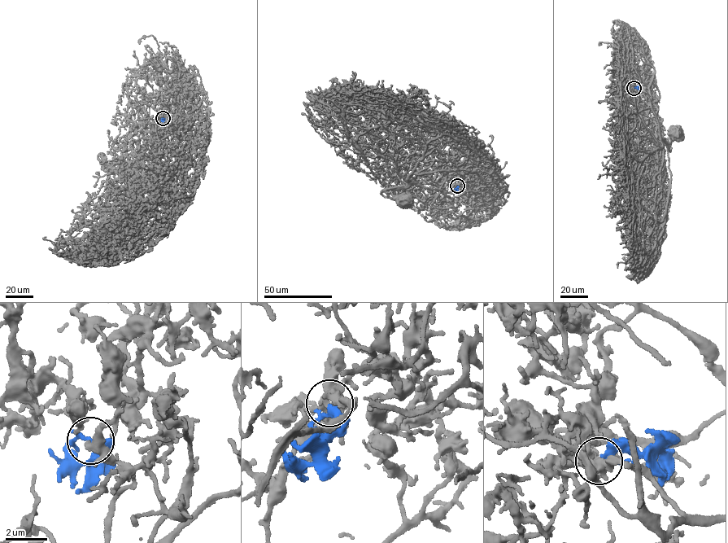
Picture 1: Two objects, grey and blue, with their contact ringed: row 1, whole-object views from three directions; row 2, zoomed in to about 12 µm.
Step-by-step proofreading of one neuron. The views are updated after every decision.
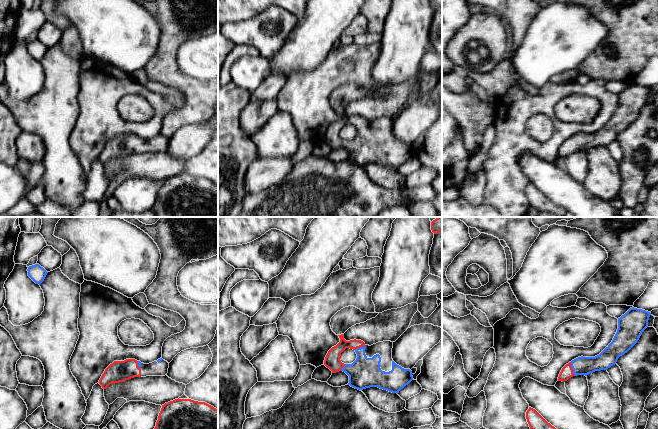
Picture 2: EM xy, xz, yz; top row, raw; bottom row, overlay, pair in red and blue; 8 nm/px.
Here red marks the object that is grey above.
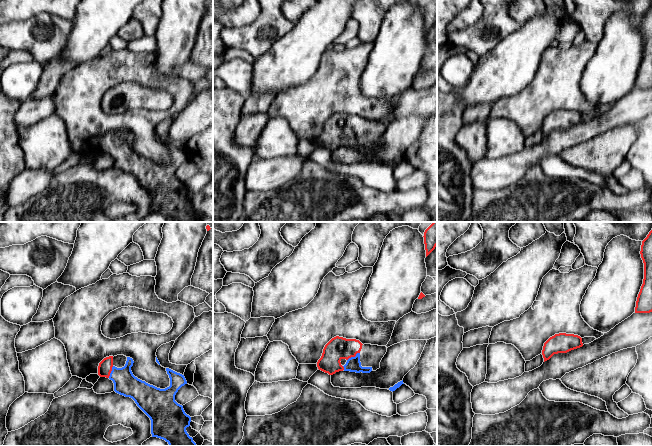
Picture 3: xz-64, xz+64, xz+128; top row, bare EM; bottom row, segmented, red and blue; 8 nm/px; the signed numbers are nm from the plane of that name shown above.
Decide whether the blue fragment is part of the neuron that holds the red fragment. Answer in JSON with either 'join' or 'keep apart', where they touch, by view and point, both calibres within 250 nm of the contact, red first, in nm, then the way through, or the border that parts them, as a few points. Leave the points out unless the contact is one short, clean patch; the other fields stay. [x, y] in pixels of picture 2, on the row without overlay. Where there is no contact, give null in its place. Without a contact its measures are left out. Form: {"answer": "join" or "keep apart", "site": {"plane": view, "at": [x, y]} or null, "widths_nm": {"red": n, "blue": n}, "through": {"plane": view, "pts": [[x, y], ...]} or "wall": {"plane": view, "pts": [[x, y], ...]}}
{"answer": "join", "site": {"plane": "yz", "at": [572, 145]}, "widths_nm": {"red": 100, "blue": 140}, "through": {"plane": "yz", "pts": [[567, 148], [572, 145], [582, 141]]}}

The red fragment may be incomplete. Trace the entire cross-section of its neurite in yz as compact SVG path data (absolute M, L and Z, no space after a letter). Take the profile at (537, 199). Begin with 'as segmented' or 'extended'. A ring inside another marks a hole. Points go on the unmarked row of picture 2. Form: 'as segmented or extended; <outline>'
as segmented; M529 183L526 188L526 195L530 206L534 207L539 212L549 212L558 217L564 217L567 212L565 208L556 205L531 183Z

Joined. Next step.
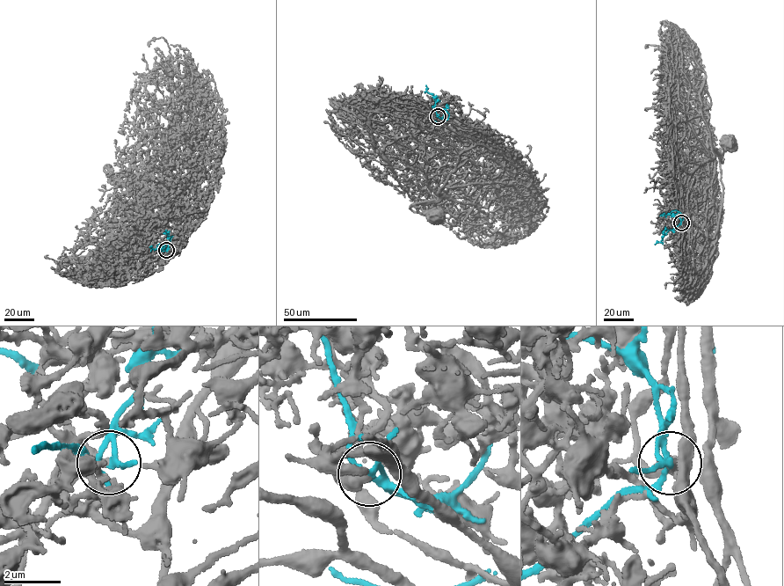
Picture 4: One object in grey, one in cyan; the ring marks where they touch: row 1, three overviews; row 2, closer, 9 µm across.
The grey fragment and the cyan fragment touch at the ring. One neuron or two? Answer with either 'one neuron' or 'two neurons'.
two neurons

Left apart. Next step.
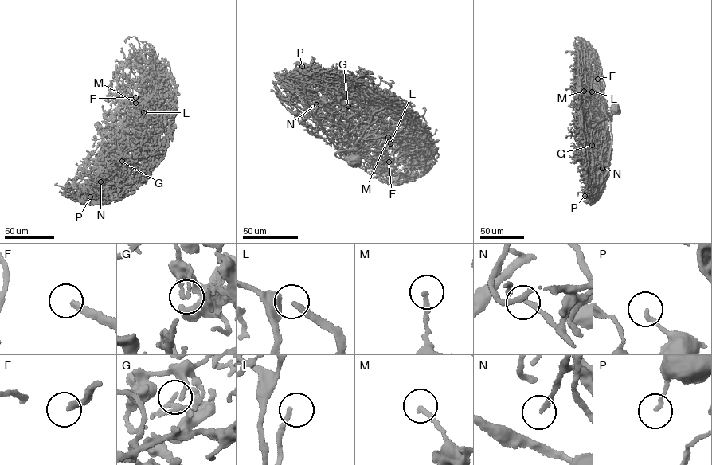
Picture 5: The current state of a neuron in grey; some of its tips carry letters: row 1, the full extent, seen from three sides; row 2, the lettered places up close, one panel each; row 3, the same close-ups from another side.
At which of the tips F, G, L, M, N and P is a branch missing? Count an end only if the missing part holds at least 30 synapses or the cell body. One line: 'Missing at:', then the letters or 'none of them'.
Missing at: F

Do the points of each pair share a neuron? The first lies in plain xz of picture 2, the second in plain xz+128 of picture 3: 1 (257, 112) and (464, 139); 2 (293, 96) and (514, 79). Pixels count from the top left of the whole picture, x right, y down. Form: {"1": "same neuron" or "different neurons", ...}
{"1": "same neuron", "2": "different neurons"}

